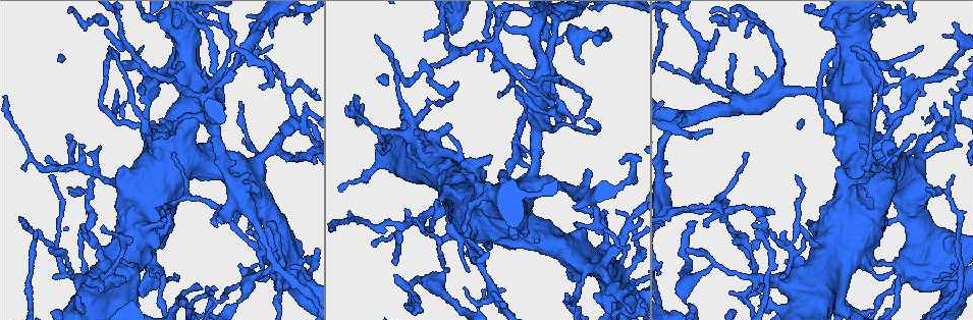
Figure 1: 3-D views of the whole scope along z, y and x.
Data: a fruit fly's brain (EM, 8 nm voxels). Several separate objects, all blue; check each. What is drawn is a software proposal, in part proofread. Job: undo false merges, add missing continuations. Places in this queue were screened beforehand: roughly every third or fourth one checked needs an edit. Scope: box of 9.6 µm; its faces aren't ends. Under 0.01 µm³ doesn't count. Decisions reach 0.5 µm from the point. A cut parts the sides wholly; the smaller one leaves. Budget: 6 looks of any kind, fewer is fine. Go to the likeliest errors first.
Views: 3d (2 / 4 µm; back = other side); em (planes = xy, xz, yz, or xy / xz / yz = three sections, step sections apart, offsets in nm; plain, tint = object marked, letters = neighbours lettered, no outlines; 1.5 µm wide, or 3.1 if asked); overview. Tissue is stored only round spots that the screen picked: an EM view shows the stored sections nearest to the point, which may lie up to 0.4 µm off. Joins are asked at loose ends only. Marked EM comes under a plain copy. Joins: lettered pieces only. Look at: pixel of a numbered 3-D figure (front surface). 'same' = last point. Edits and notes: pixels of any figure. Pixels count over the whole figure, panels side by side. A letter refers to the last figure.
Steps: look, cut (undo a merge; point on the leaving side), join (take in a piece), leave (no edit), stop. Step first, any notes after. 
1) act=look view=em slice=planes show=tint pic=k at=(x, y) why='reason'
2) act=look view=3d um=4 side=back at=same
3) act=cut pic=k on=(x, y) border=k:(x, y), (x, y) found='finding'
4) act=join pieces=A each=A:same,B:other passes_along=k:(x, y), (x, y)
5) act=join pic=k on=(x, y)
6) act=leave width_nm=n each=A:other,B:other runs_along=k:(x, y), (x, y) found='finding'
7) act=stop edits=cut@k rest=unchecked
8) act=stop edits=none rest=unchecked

act=look view=3d um=4 pic=1 at=(251, 27)

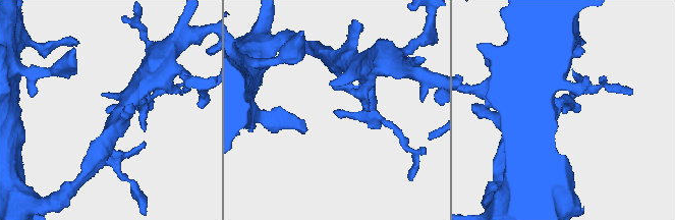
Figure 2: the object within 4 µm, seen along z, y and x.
act=look view=em slice=planes show=letters pic=2 at=(563, 113) why='need the tissue'

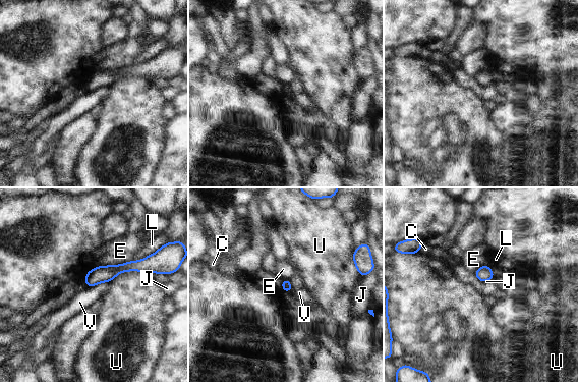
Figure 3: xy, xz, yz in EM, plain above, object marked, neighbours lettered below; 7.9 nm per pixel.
act=leave longest_contact=U:320nm each=C:other,E:other,J:other,L:other,U:other,V:other runs_along=3:(148, 264), (118, 268), (88, 281) found='no lettered piece goes on from it'

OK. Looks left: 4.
act=look view=em slice=xz step=8 show=tint pic=1 at=(596, 46) why='branch stops here'

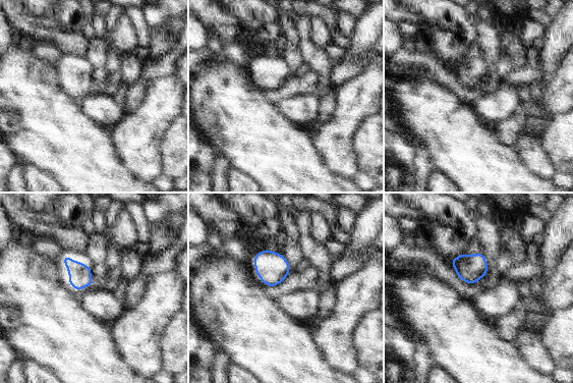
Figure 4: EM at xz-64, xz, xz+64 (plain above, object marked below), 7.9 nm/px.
act=look view=em slice=planes show=letters at=same

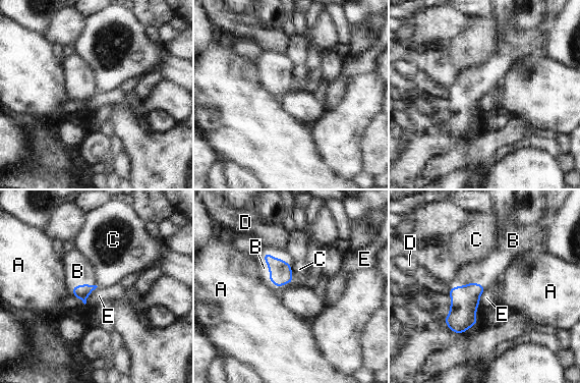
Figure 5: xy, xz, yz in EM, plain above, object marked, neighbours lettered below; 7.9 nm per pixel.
act=join pieces=B each=A:other,B:same,C:other,D:other,E:other passes_along=5:(280, 272), (270, 278), (264, 268) found='the cell continues'

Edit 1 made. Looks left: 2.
act=look view=overview

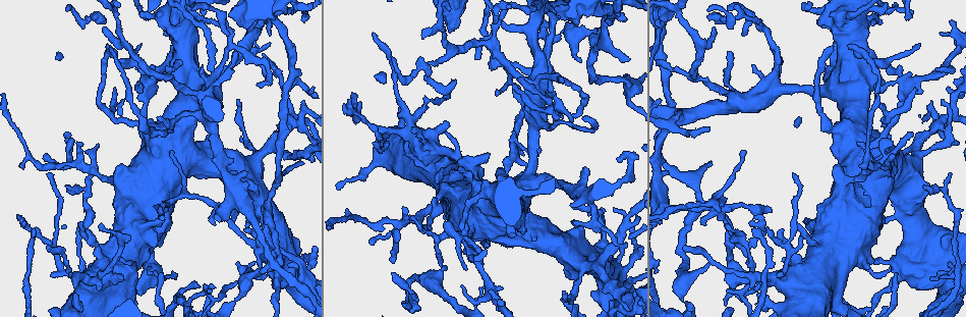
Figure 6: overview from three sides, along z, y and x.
act=look view=em slice=xz step=4 show=letters pic=6 at=(346, 104) why='branch stops here'

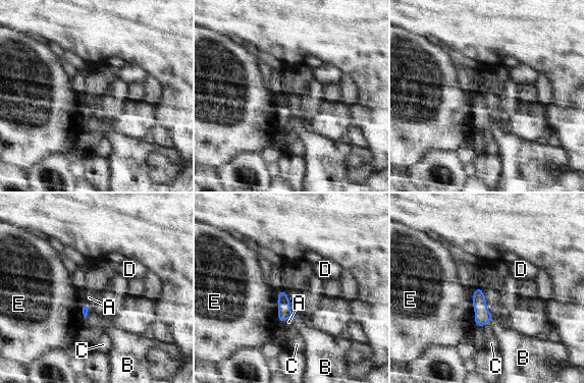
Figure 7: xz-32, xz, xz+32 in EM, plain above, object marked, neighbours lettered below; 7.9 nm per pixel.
act=leave each=A:other,B:other,C:other,D:other,E:other border=7:(80, 309), (85, 319) found='none of them fits'

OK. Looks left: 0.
act=stop edits=join@5 rest=unchecked

